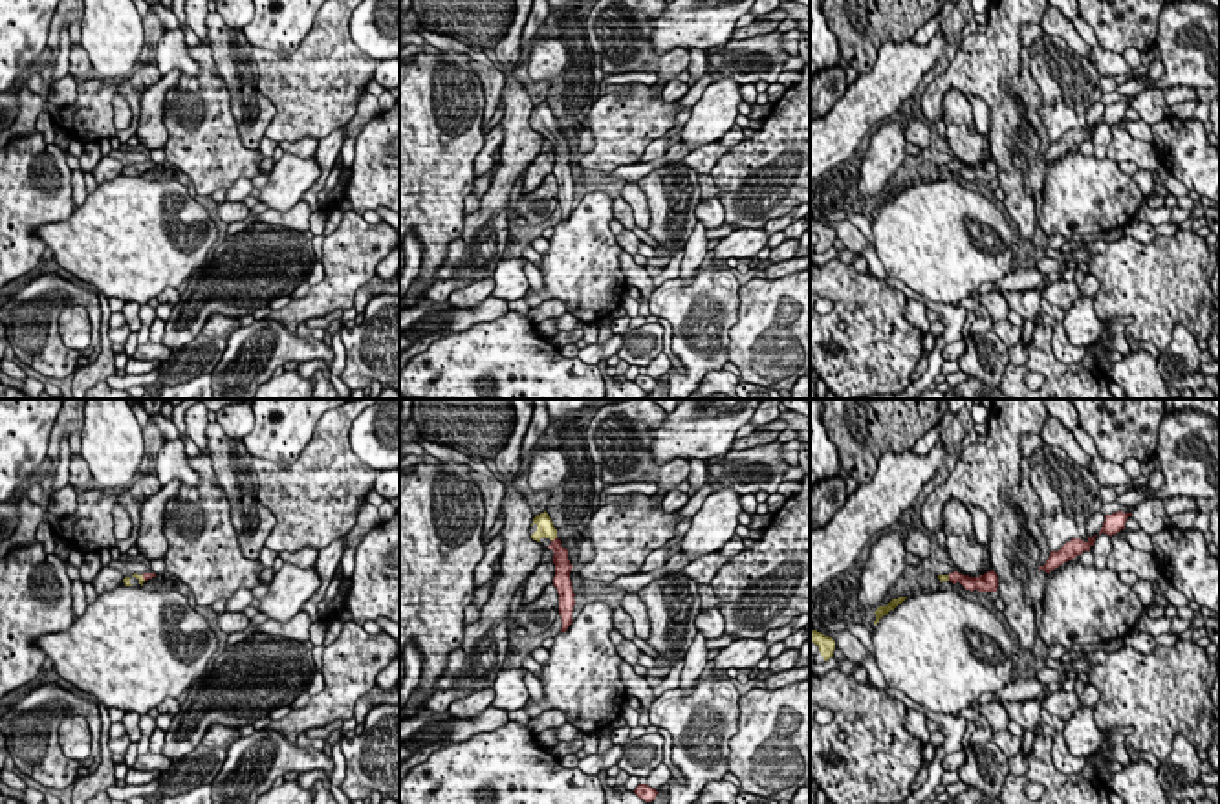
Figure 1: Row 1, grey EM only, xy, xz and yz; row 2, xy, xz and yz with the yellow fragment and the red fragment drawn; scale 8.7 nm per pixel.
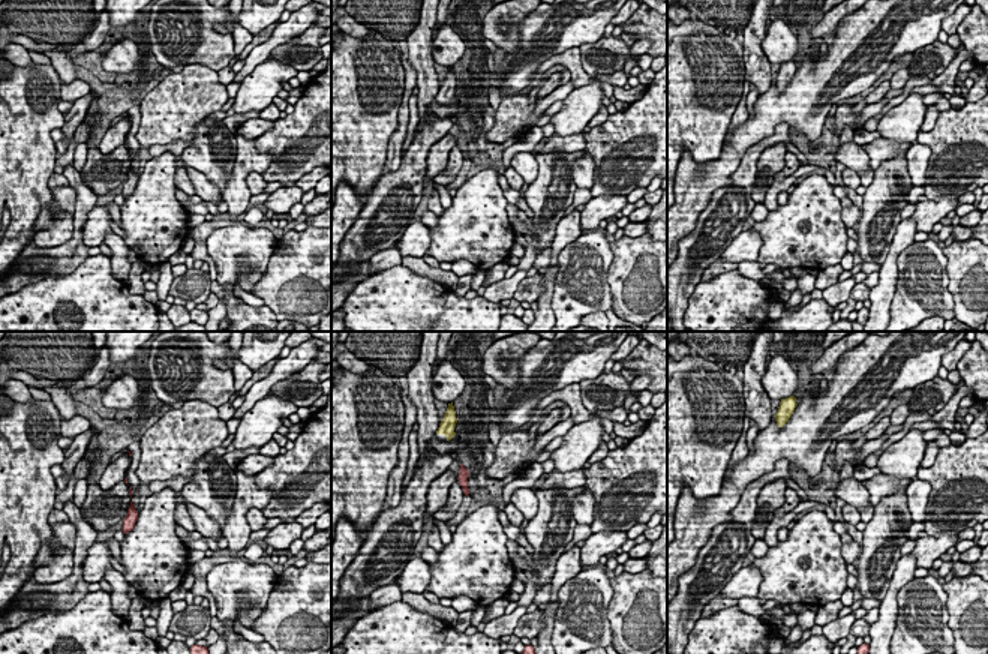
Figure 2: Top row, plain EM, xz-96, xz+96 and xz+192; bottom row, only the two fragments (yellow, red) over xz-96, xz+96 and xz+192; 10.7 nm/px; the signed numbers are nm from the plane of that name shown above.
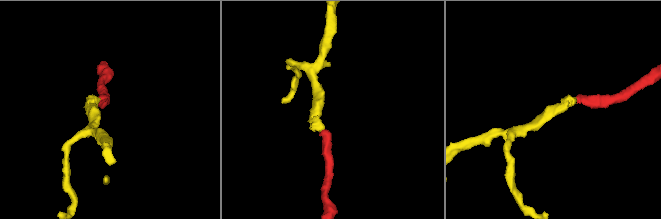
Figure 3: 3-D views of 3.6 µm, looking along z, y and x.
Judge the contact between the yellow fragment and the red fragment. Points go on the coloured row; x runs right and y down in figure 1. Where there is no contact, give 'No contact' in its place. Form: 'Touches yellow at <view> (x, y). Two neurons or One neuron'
Touches yellow at xz (554, 539). One neuron

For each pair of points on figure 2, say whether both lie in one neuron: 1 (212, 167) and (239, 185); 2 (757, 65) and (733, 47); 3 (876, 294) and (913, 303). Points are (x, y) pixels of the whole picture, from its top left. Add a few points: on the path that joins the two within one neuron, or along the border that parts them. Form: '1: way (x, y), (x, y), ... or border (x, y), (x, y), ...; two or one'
1: border (237, 143), (233, 173), (222, 189); two
2: border (741, 44), (744, 62); two
3: border (898, 264), (897, 288), (889, 315); two

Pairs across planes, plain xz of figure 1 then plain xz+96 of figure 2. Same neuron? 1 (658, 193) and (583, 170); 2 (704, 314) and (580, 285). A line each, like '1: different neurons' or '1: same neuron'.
1: different neurons
2: same neuron

